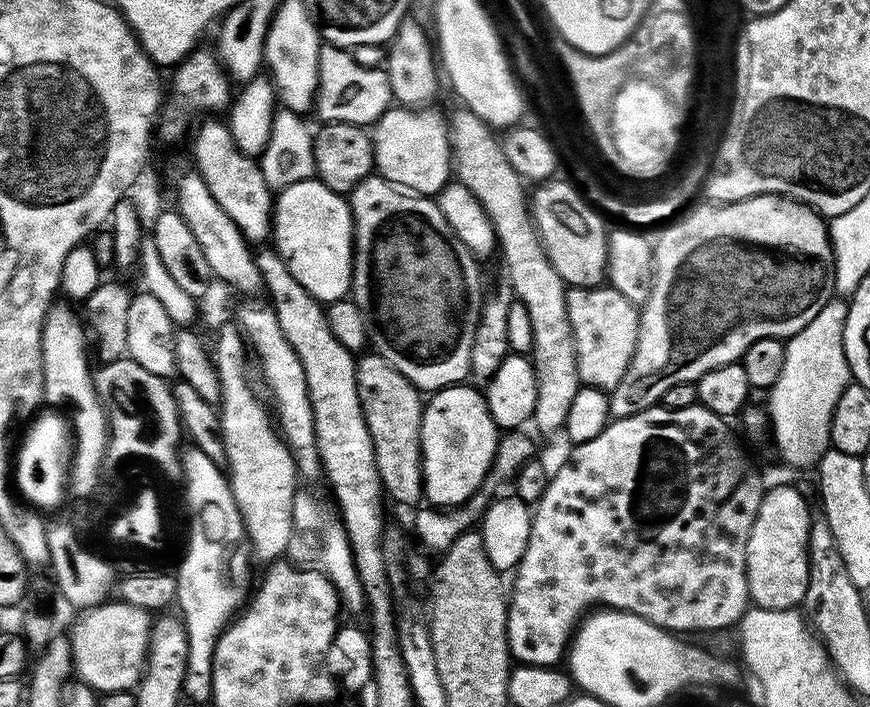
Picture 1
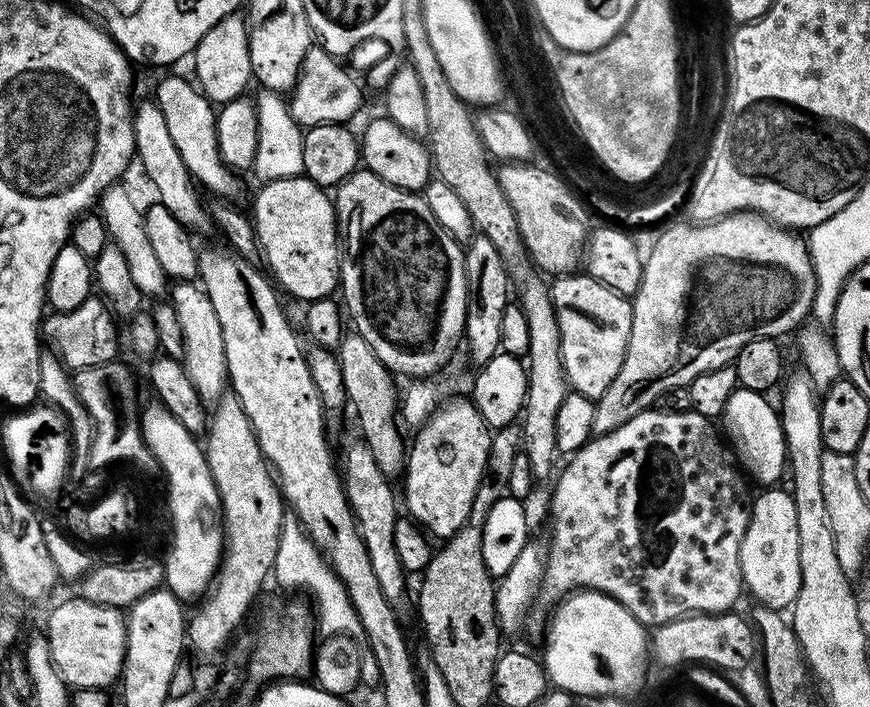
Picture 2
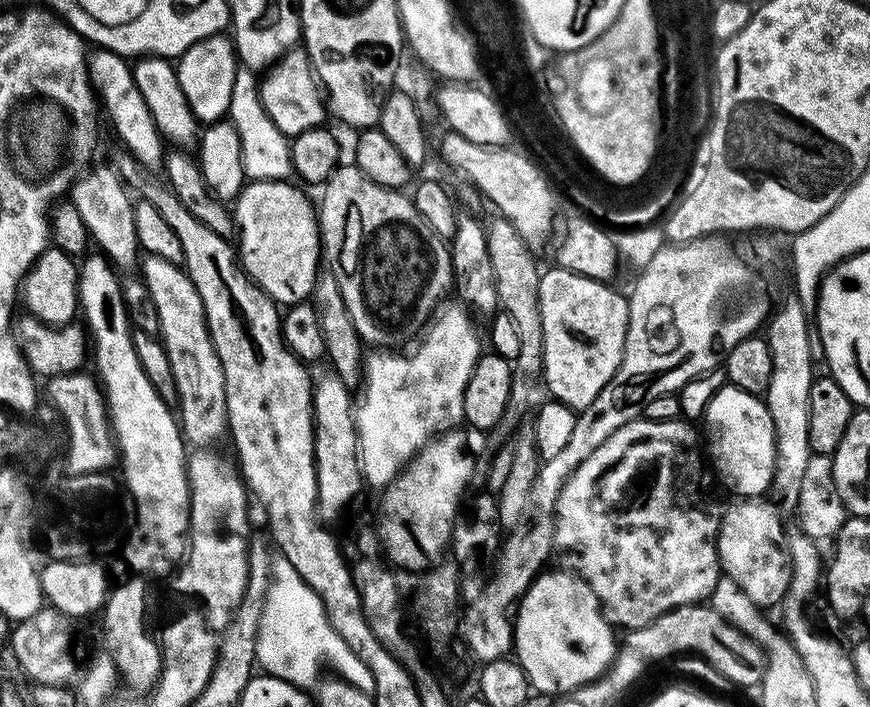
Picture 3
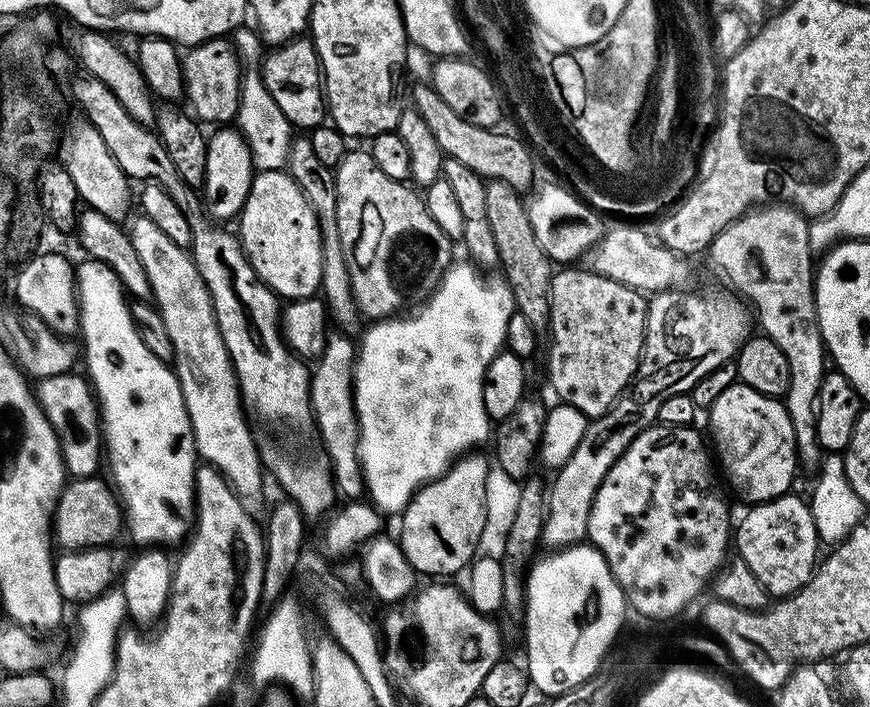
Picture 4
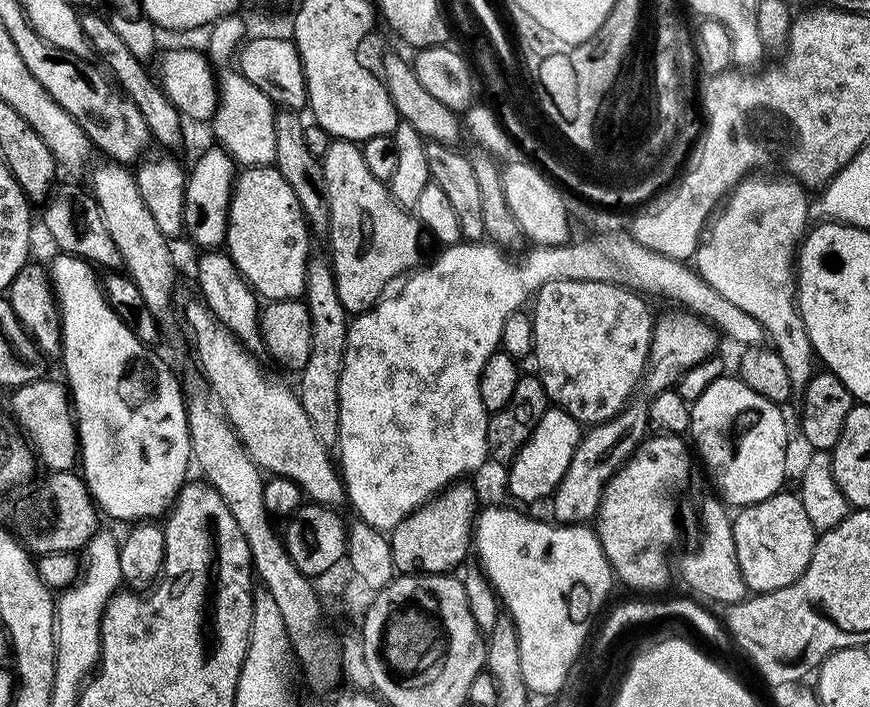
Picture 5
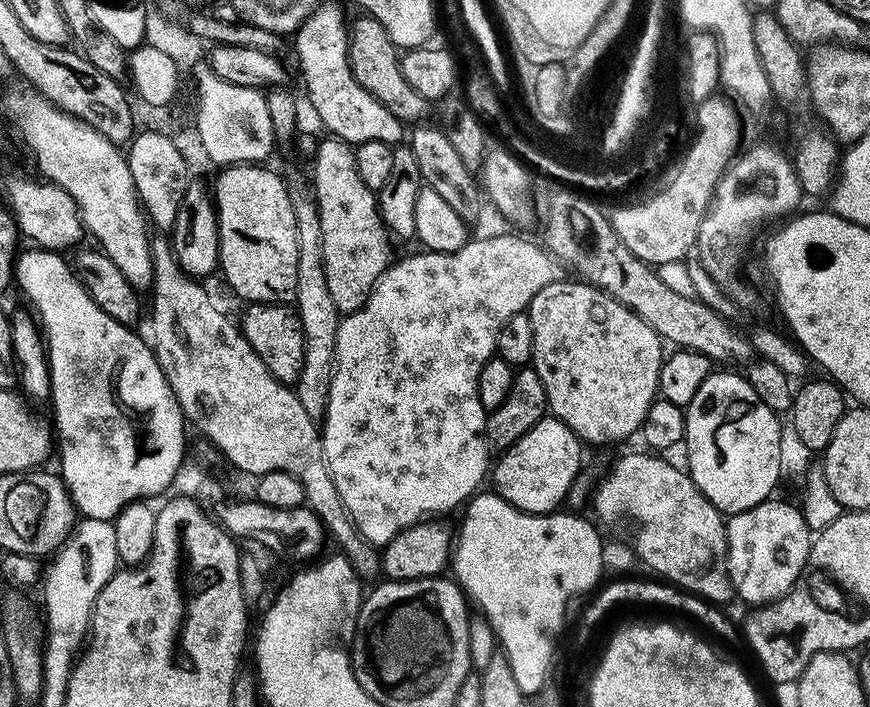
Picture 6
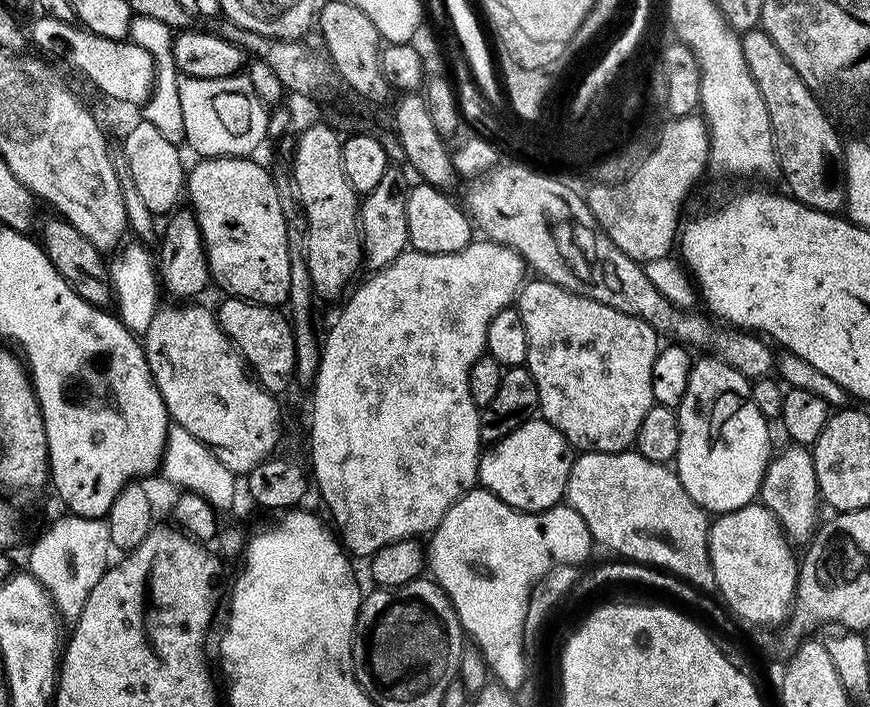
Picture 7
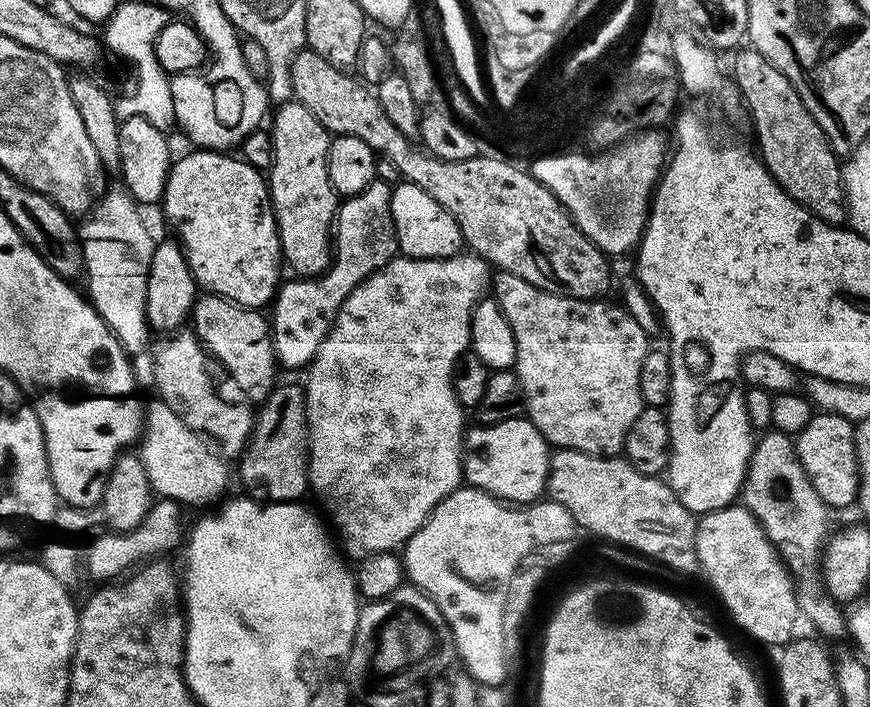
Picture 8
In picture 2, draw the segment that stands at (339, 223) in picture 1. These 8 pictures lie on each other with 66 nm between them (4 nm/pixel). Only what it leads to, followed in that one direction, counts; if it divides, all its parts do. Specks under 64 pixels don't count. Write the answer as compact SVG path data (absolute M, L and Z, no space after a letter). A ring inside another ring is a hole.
M303 174L267 181L262 188L264 189L257 194L256 201L252 204L250 219L256 231L256 243L260 245L261 257L265 261L268 259L267 271L271 279L281 289L284 287L290 295L297 296L303 302L331 297L331 292L335 293L338 288L342 248L339 243L336 245L338 221L329 193Z

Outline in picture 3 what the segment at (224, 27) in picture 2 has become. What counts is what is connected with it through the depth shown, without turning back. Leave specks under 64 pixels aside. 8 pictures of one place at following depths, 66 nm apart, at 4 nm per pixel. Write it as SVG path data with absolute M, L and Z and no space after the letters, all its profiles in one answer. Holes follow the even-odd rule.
M216 33L215 36L208 36L188 47L180 57L176 69L183 93L186 94L188 105L197 121L204 124L215 123L227 115L240 72L235 45L227 35Z

